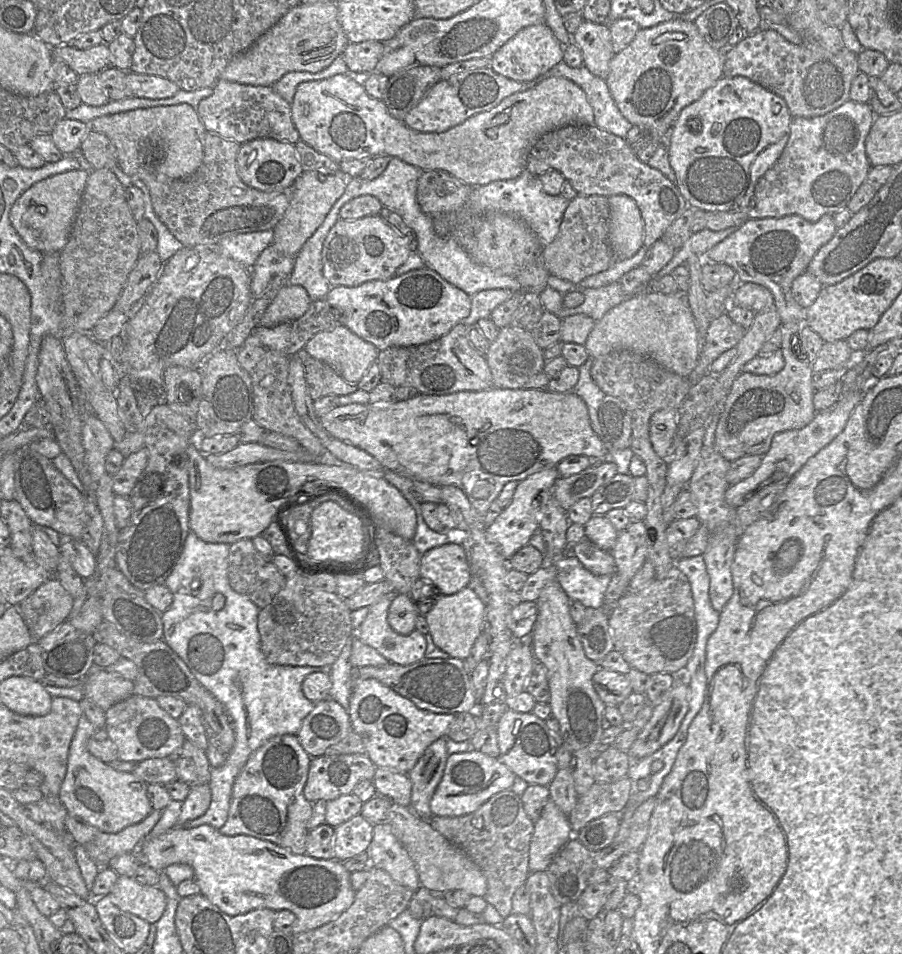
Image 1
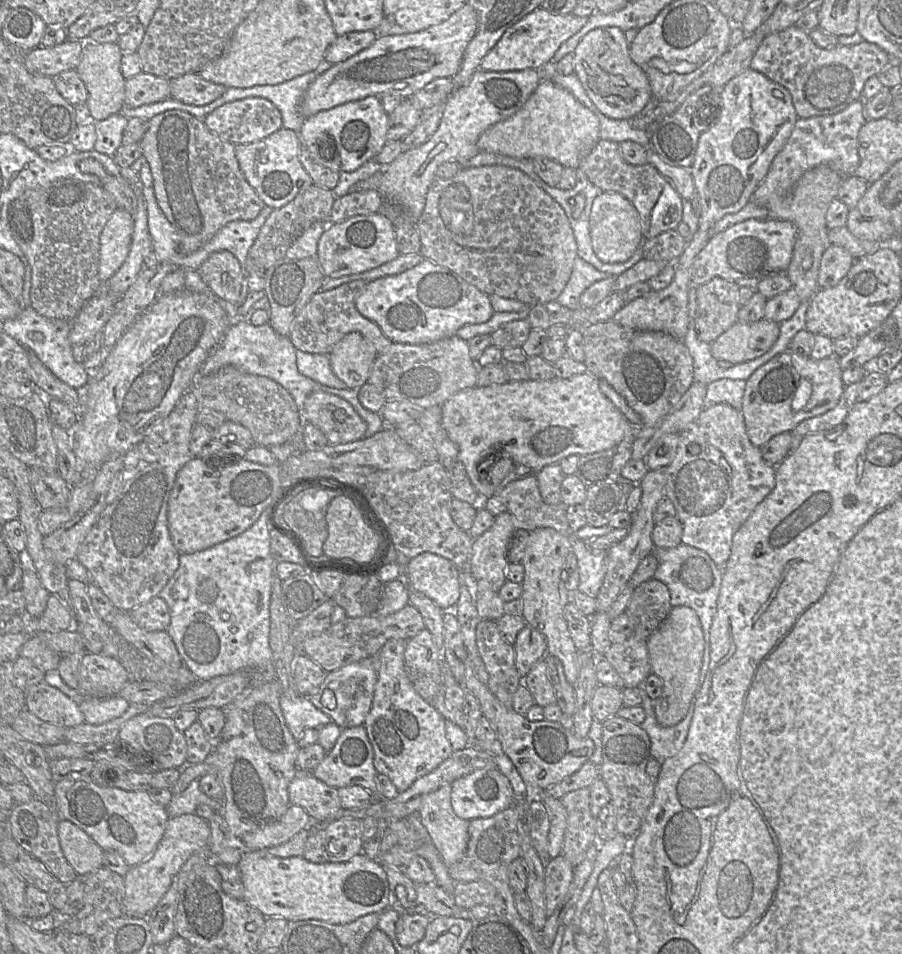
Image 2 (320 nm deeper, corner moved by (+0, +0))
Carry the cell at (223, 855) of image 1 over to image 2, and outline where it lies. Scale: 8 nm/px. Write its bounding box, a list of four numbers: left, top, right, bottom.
[237,850,389,924]

